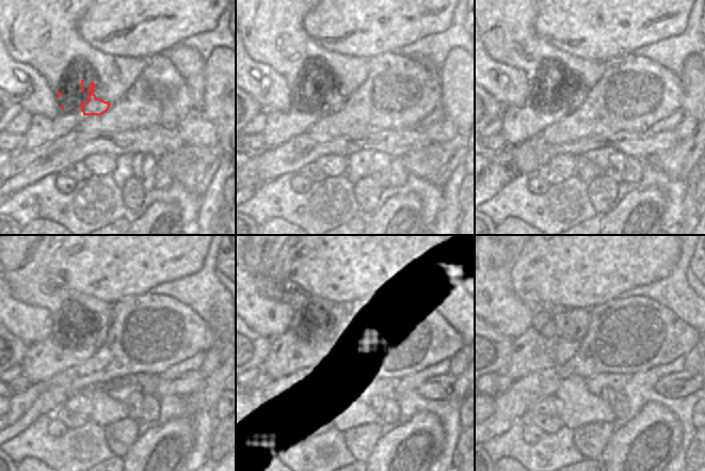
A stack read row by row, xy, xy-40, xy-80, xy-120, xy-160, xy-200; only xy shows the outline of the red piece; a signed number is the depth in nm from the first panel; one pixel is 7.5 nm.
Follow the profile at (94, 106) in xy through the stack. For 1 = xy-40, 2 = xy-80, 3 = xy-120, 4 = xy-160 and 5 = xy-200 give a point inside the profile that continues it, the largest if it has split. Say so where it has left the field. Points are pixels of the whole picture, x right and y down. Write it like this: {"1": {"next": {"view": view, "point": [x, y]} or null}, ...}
{"1": {"next": {"view": "xy-40", "point": [334, 103]}}, "2": {"next": {"view": "xy-80", "point": [576, 94]}}, "3": {"next": {"view": "xy-120", "point": [98, 331]}}, "4": {"next": {"view": "xy-160", "point": [337, 324]}}, "5": {"next": {"view": "xy-200", "point": [571, 323]}}}

